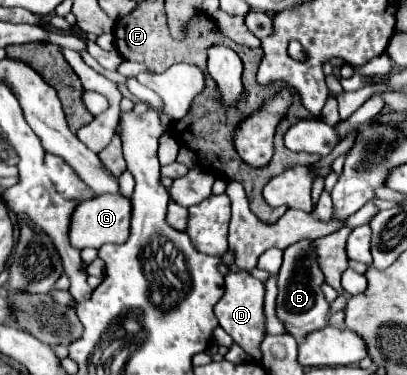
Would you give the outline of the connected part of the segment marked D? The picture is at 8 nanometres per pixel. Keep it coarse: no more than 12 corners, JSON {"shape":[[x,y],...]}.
{"shape":[[228,271],[214,313],[252,357],[264,339],[262,281]]}

